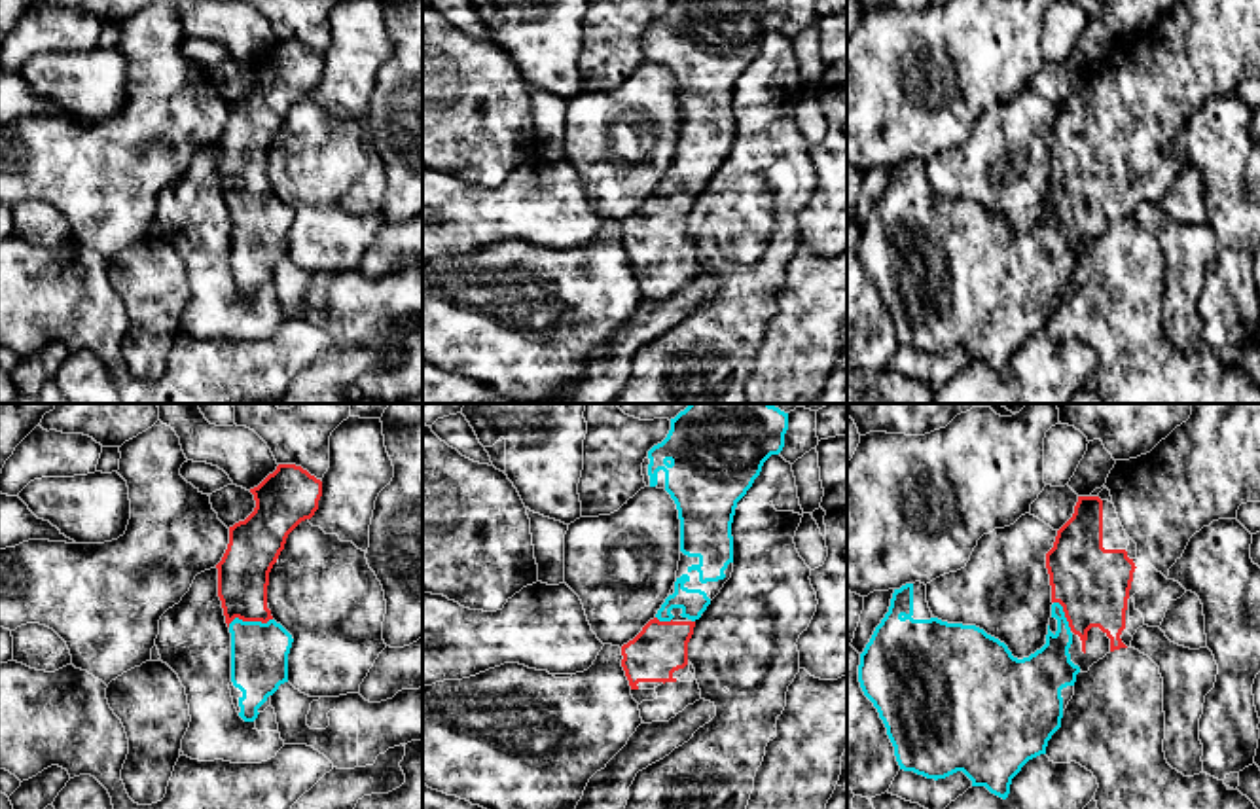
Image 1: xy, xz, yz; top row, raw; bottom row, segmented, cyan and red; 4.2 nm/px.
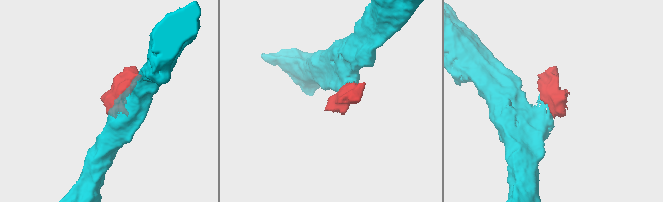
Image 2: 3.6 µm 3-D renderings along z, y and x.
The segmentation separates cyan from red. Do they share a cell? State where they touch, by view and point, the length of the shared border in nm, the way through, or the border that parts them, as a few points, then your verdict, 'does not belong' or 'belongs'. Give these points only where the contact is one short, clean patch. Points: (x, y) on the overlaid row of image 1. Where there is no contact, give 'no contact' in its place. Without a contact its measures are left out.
contact xy (249, 622); length 190 nm; way xy (260, 650), (249, 622), (243, 575); belongs

